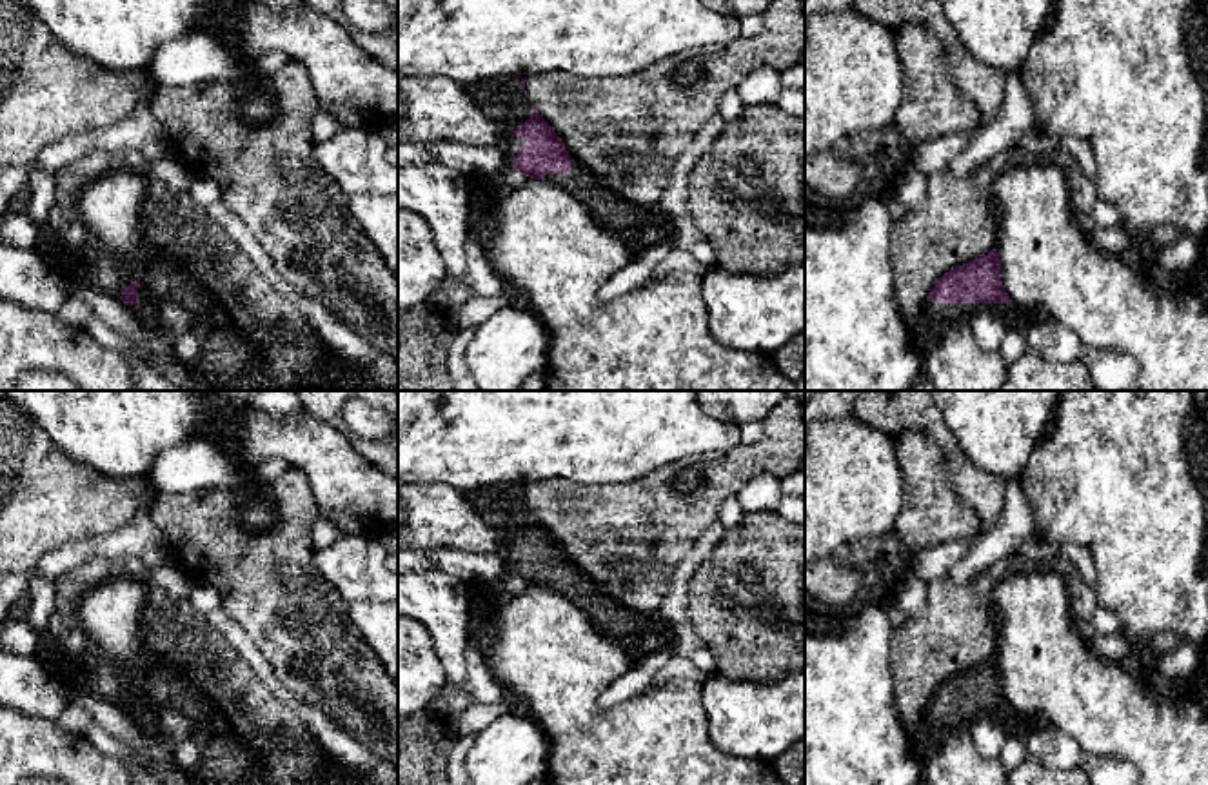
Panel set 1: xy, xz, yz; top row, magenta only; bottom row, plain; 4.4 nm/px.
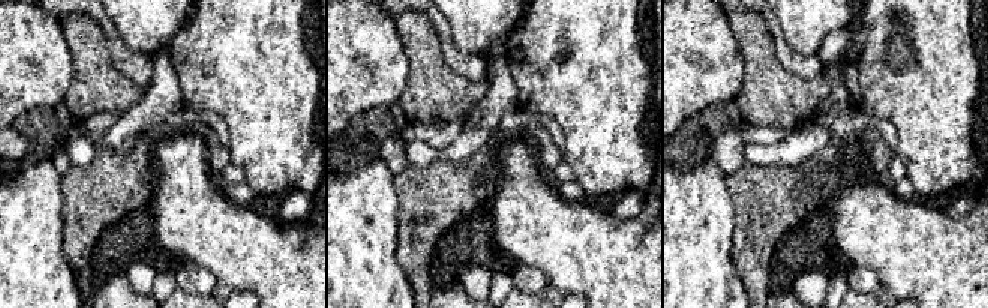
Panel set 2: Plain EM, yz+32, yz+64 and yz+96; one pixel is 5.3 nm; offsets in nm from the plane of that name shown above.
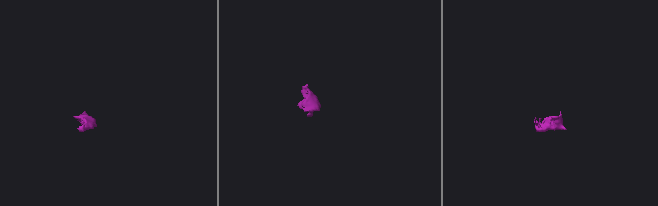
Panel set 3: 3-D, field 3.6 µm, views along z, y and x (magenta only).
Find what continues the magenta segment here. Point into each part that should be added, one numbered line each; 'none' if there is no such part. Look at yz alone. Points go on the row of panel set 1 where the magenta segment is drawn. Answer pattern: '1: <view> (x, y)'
1: yz (936, 318)

